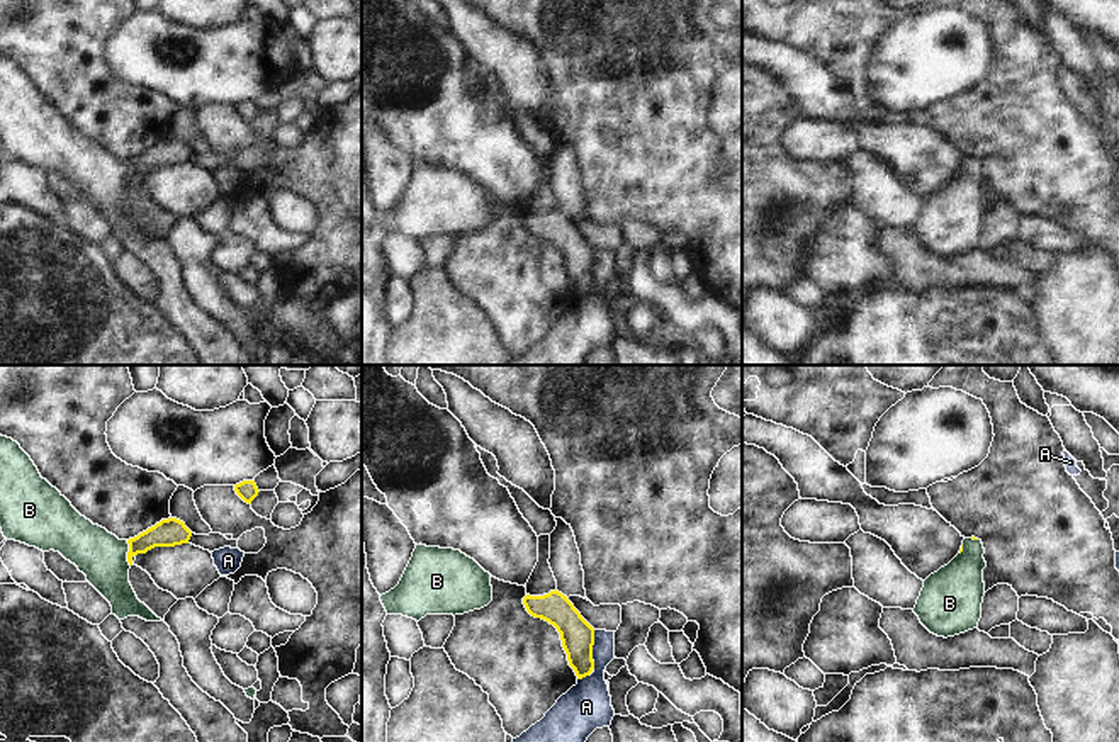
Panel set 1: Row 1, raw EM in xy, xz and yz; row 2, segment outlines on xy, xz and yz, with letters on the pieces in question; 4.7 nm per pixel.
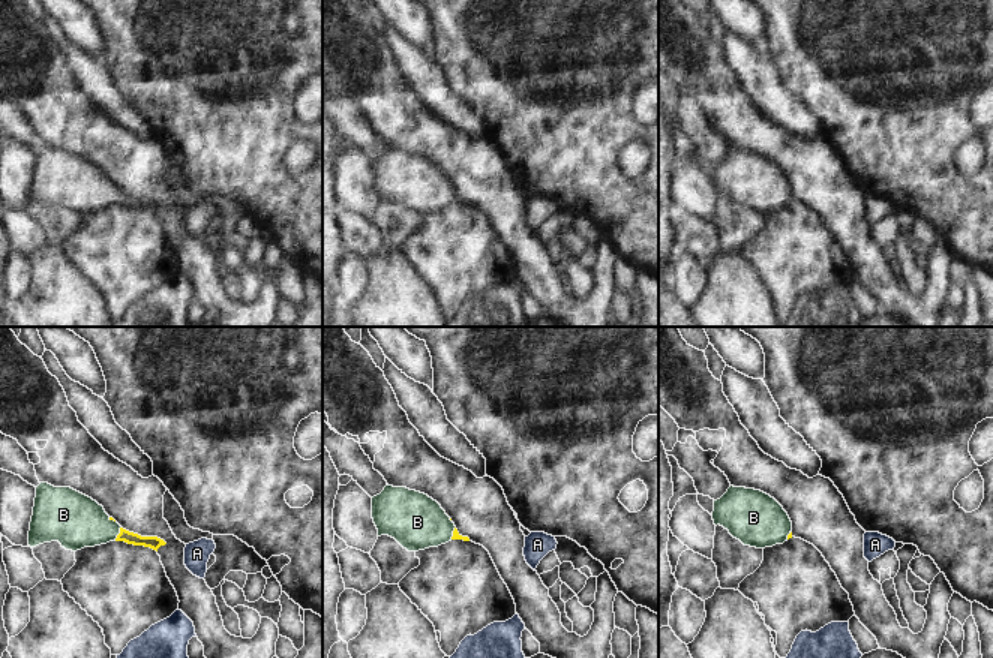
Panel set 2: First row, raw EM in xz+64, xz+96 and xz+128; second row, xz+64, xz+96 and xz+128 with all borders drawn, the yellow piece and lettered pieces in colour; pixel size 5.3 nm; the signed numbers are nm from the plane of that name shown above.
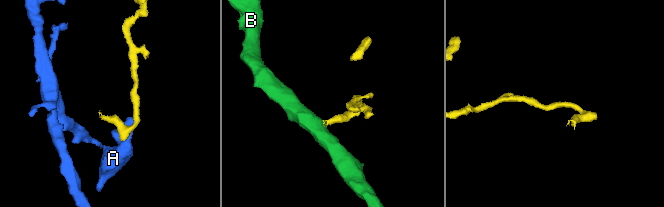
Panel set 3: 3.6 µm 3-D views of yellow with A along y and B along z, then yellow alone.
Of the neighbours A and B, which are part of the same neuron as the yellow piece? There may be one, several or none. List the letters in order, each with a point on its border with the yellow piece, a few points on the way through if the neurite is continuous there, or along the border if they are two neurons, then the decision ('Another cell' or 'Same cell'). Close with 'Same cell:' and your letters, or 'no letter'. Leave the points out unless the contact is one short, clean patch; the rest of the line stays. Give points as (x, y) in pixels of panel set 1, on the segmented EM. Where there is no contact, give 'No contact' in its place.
A: Touches yellow at xz (591, 649). Boundary: xz (595, 630), (593, 668). Another cell
B: Touches yellow at xy (128, 554). Path across: xy (170, 532), (138, 544), (128, 554), (102, 557). Same cell
Same cell: B

